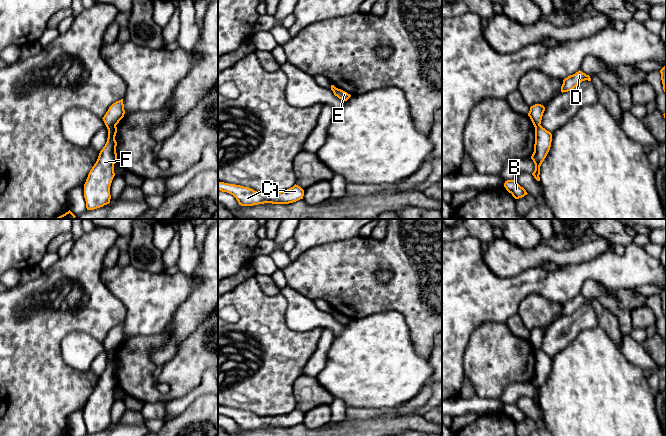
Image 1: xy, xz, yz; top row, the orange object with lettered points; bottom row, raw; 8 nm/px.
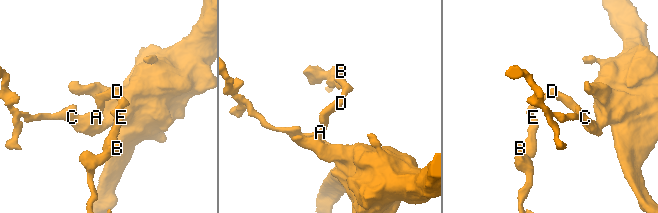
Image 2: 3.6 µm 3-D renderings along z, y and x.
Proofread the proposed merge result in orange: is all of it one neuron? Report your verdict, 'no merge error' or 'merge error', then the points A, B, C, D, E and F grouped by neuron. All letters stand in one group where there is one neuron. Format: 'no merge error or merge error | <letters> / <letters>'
merge error | A C D / B E F

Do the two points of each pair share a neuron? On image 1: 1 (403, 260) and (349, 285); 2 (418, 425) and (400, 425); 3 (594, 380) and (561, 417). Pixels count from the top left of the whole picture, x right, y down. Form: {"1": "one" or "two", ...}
{"1": "one", "2": "one", "3": "one"}

